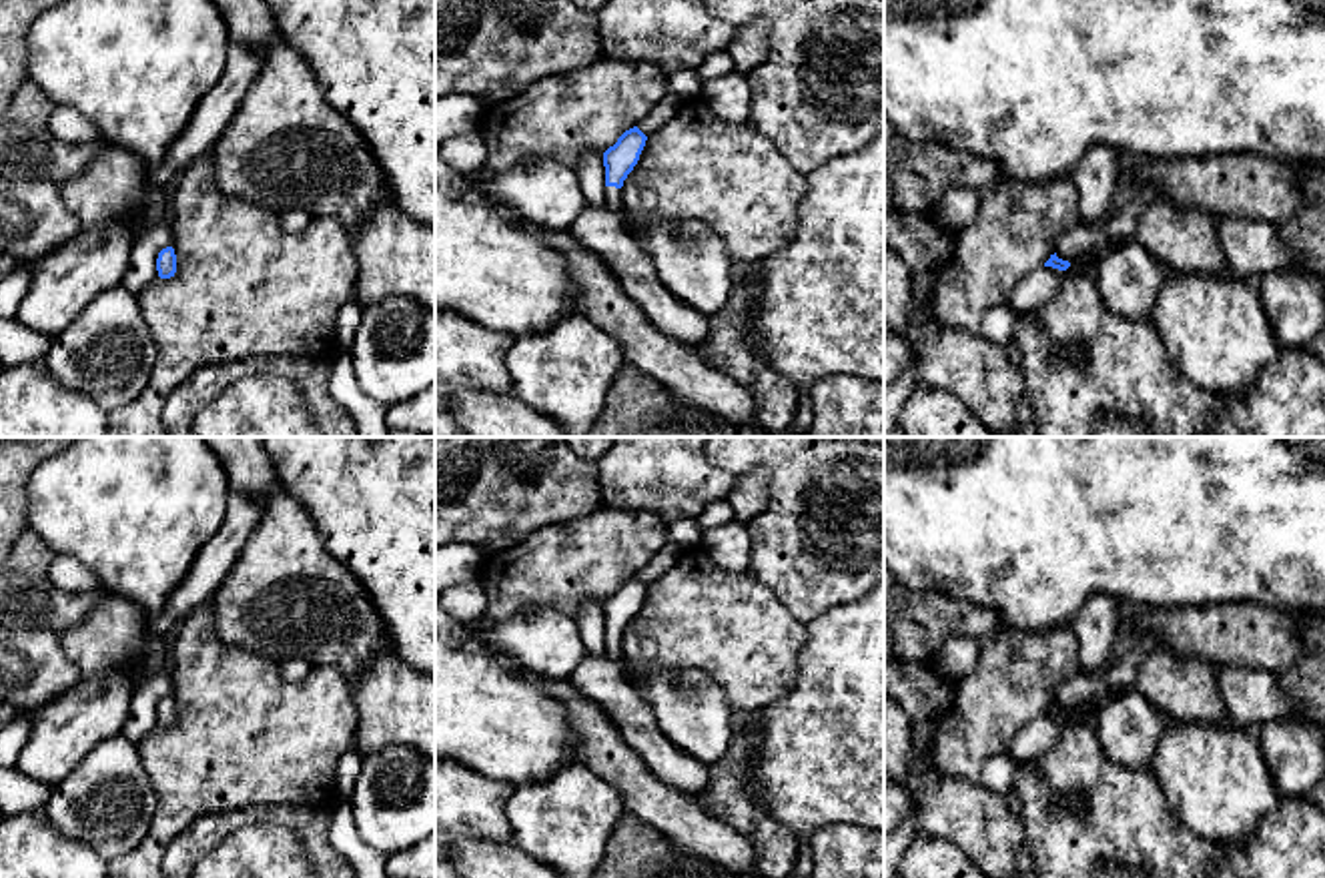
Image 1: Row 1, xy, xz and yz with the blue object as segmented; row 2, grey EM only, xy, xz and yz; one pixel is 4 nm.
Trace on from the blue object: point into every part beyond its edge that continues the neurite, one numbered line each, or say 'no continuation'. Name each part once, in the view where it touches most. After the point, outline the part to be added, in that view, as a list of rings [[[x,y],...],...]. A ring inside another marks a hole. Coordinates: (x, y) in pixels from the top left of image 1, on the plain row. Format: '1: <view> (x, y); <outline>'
1: xz (692, 710); [[[605,635],[603,651],[623,670],[674,746],[706,766],[724,758],[744,718],[718,682],[696,668],[635,670],[615,635]]]

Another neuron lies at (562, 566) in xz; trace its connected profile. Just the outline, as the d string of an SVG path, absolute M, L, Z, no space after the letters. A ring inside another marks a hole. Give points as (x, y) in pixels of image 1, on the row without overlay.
M607 505L543 527L481 569L487 619L511 619L525 605L547 605L575 617L585 601L613 595L668 541L668 523L659 515Z

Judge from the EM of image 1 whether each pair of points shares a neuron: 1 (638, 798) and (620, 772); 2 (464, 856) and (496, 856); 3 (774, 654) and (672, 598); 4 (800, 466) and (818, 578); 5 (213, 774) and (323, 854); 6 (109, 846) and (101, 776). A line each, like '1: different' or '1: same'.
1: same
2: same
3: same
4: same
5: different
6: same

